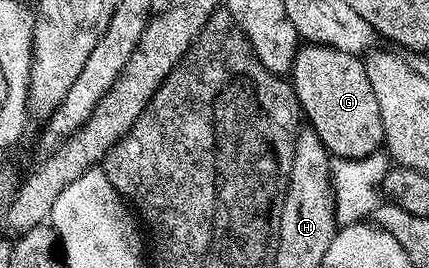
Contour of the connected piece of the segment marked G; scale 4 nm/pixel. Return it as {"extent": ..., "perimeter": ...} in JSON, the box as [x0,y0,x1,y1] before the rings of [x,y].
{"extent":[289,43,386,159],"perimeter":[[[306,43],[294,56],[294,65],[289,71],[292,78],[294,94],[298,97],[301,112],[308,120],[309,128],[313,129],[326,152],[338,159],[361,159],[370,157],[383,148],[386,136],[384,123],[380,119],[380,103],[376,103],[376,95],[372,91],[372,83],[368,83],[368,71],[365,60],[357,53],[340,51],[331,45]]]}

